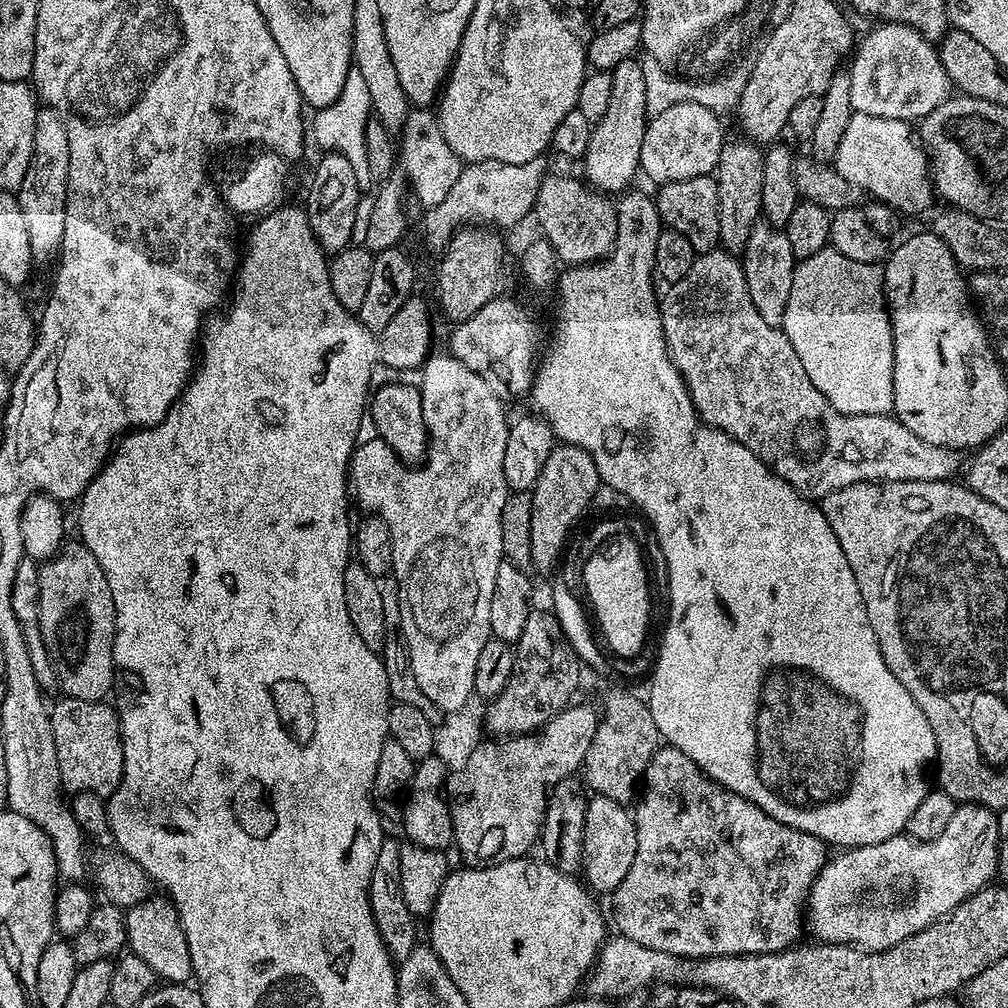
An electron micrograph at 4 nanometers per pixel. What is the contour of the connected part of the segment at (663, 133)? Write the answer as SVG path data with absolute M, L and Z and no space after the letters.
M694 102L670 106L662 114L651 117L642 138L639 171L643 175L645 172L656 186L713 175L720 161L722 146L726 143L726 135L720 129L720 124L721 117Z

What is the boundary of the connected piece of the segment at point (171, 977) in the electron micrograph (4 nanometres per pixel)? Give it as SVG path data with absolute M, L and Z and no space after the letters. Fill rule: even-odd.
M149 895L147 900L127 909L124 921L128 931L127 947L131 955L142 958L150 970L156 972L161 981L170 984L188 984L193 979L190 946L186 942L186 934L182 930L182 922L178 910L172 901L163 895Z

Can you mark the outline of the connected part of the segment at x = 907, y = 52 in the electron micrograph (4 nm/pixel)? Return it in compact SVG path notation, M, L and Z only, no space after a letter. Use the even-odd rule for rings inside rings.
M884 22L881 25L881 28L874 29L861 44L859 41L855 45L854 55L850 60L850 106L855 114L919 122L942 102L950 99L954 92L952 83L933 41L926 39L917 28L911 28L909 24Z

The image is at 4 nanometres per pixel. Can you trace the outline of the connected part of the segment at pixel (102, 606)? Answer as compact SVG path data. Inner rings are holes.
M83 542L65 543L59 553L39 565L40 589L38 606L40 607L40 629L46 642L46 650L54 653L54 663L58 684L64 696L73 696L79 700L103 701L104 696L113 691L116 682L116 663L114 662L114 638L116 637L116 607L110 594L110 582L98 566L98 558L90 554Z

